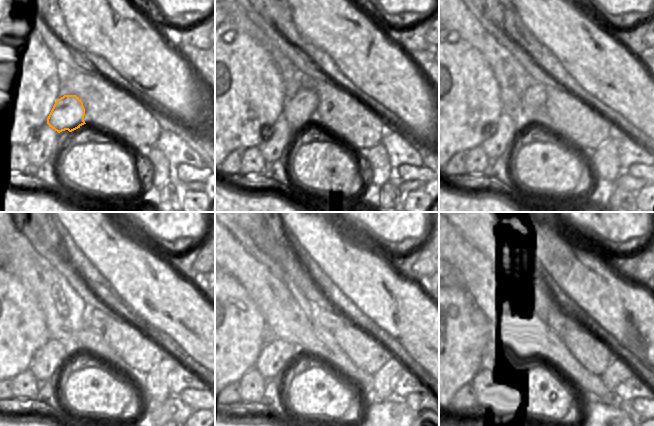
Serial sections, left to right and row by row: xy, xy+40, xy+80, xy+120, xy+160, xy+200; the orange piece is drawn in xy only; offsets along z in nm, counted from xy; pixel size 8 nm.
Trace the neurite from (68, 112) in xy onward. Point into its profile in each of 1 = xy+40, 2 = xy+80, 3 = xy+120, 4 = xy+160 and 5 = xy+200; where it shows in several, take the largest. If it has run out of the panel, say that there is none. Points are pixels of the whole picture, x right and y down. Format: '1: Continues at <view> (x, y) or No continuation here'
1: Continues at xy+40 (298, 111)
2: Continues at xy+80 (534, 98)
3: Continues at xy+120 (95, 318)
4: Continues at xy+160 (331, 320)
5: Continues at xy+200 (559, 319)

